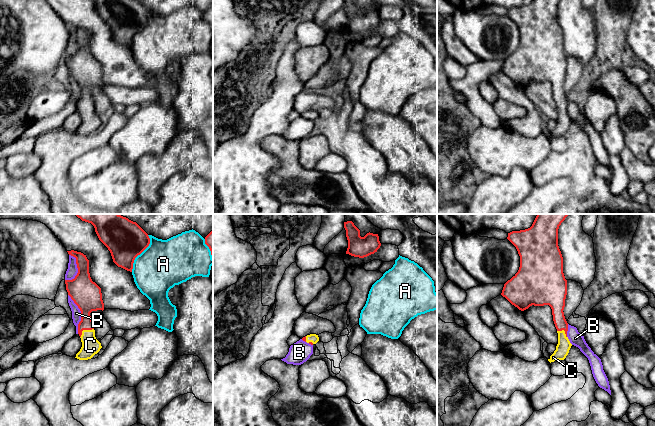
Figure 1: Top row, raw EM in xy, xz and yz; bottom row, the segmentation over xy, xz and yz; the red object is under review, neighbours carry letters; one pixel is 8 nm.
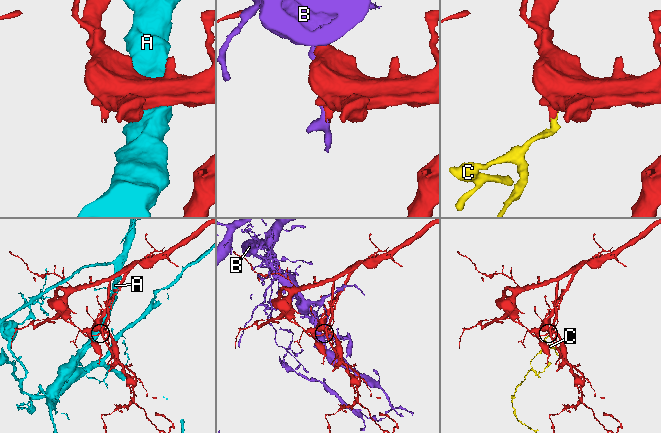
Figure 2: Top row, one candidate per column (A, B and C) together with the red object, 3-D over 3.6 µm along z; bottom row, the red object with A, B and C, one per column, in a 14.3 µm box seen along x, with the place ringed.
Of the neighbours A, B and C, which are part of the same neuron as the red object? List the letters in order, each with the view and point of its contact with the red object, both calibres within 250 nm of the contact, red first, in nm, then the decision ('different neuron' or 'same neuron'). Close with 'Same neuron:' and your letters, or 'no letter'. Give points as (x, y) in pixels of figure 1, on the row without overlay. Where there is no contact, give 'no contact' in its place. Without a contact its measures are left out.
A: xy (140, 29) | 300/380 nm | different neuron
B: xy (81, 90) | 240/80 nm | different neuron
C: xy (84, 105) | 200/140 nm | same neuron
Same neuron: C

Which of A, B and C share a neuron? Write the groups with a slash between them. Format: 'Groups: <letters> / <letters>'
Groups: A / B / C

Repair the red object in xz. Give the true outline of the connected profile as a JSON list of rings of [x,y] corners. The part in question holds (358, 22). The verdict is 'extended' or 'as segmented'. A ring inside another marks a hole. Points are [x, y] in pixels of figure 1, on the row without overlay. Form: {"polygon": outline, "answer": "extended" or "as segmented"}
{"polygon": [[[344,0],[346,6],[346,13],[348,16],[348,24],[346,30],[354,33],[364,34],[377,28],[380,24],[381,19],[379,17],[378,10],[367,9],[364,13],[360,12],[360,6],[354,0]]], "answer": "as segmented"}

